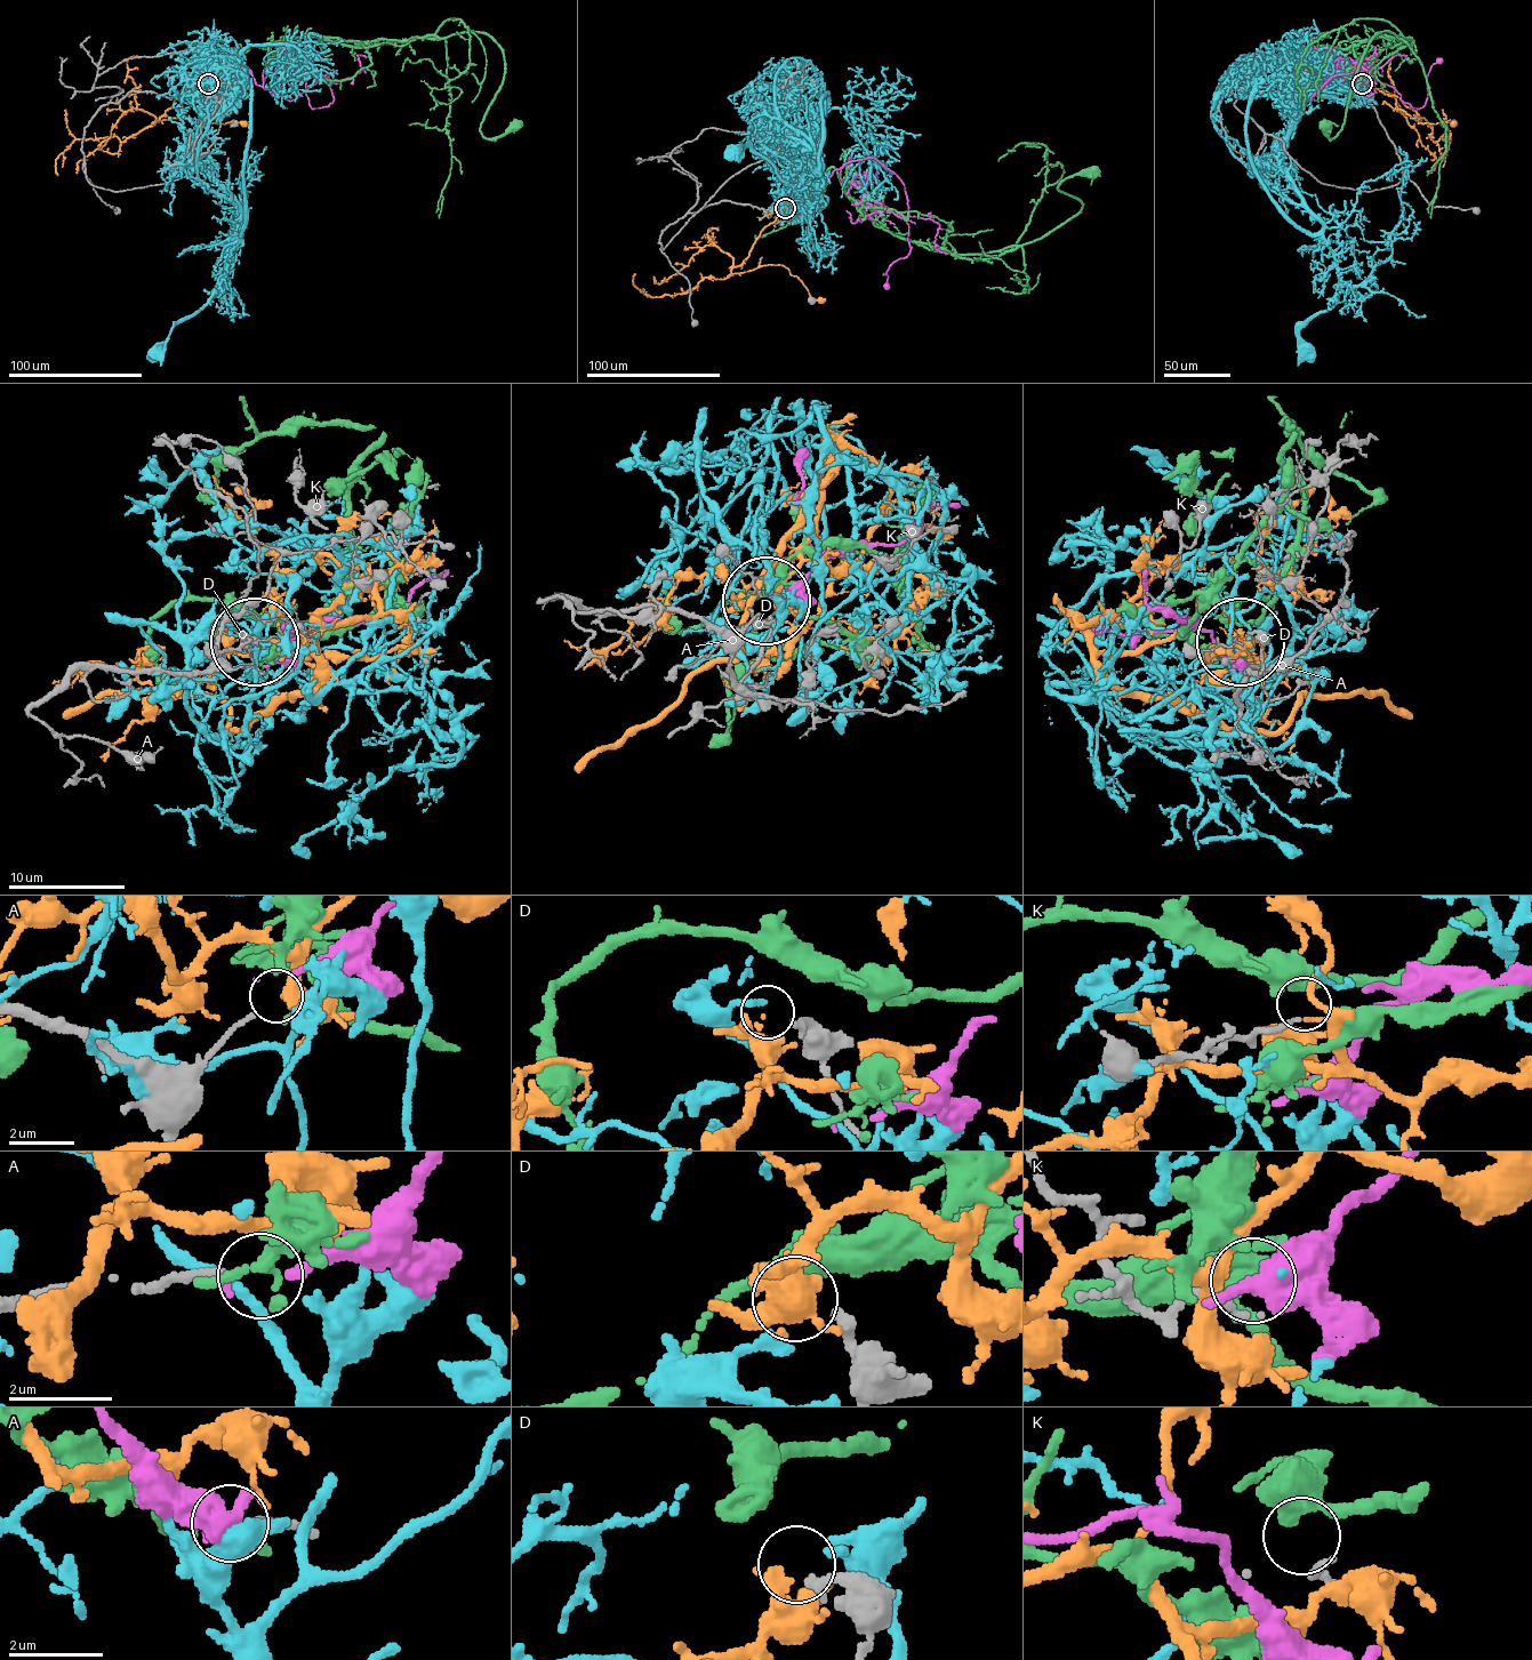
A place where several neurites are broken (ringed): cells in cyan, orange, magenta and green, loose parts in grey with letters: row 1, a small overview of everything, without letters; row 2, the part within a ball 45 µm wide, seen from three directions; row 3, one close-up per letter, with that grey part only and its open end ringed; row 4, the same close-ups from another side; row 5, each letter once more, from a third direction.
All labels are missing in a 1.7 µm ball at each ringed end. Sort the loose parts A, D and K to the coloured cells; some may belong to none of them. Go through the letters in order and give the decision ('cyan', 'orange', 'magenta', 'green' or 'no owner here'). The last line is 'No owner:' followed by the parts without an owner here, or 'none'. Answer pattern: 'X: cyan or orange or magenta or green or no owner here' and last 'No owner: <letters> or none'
A: no owner here
D: orange
K: no owner here
No owner: A, K

